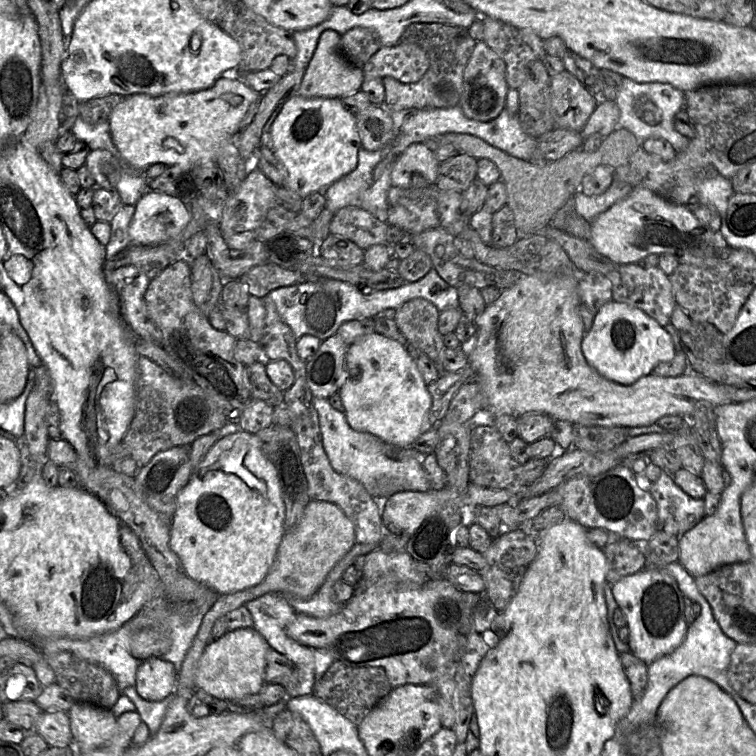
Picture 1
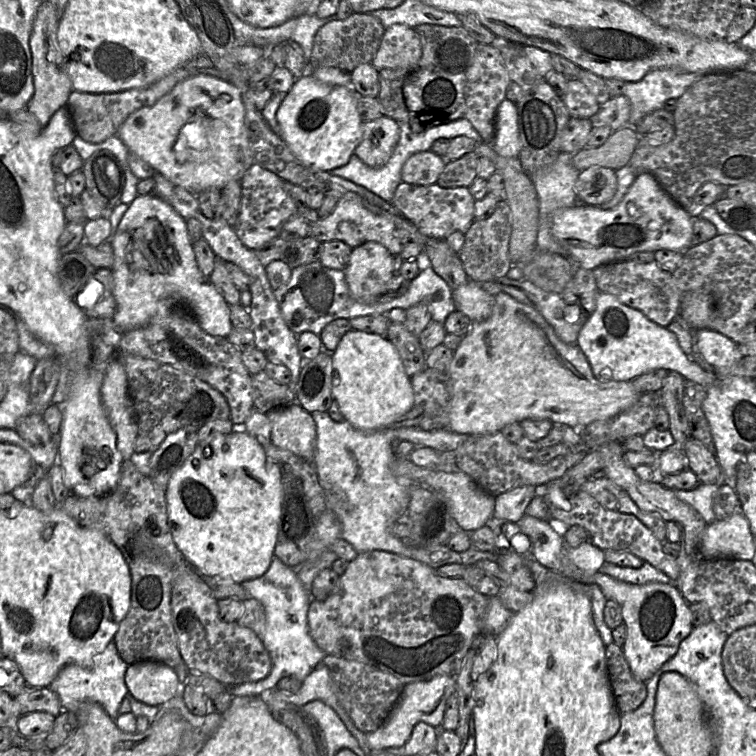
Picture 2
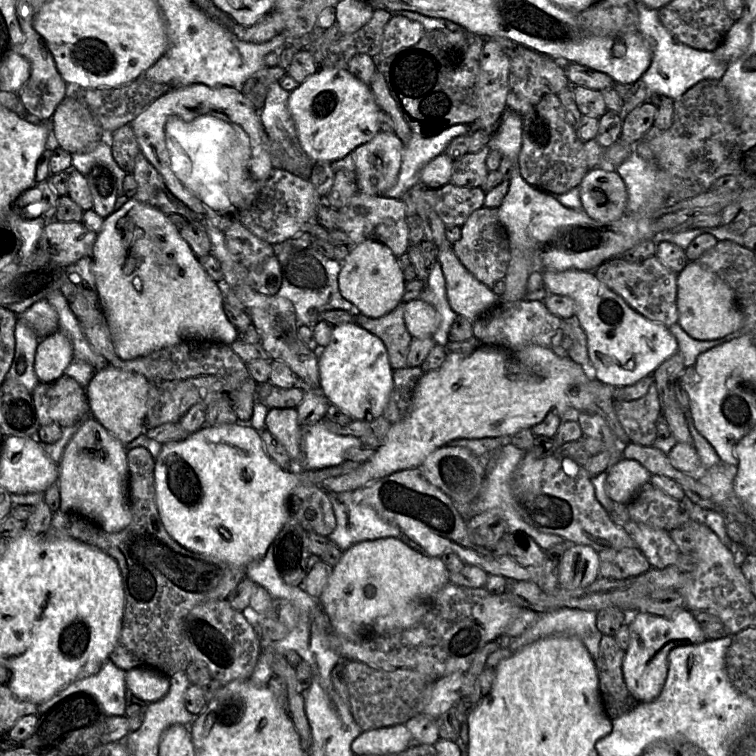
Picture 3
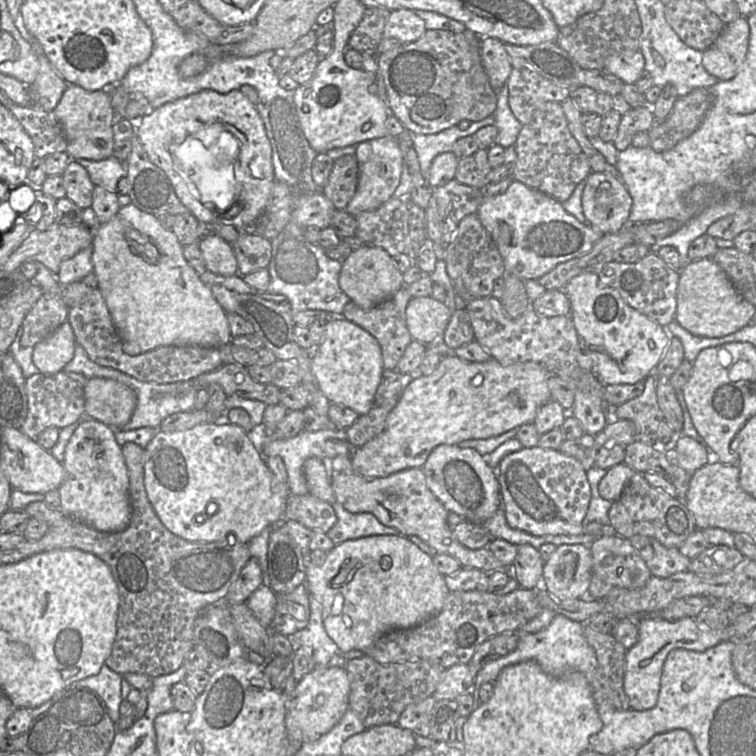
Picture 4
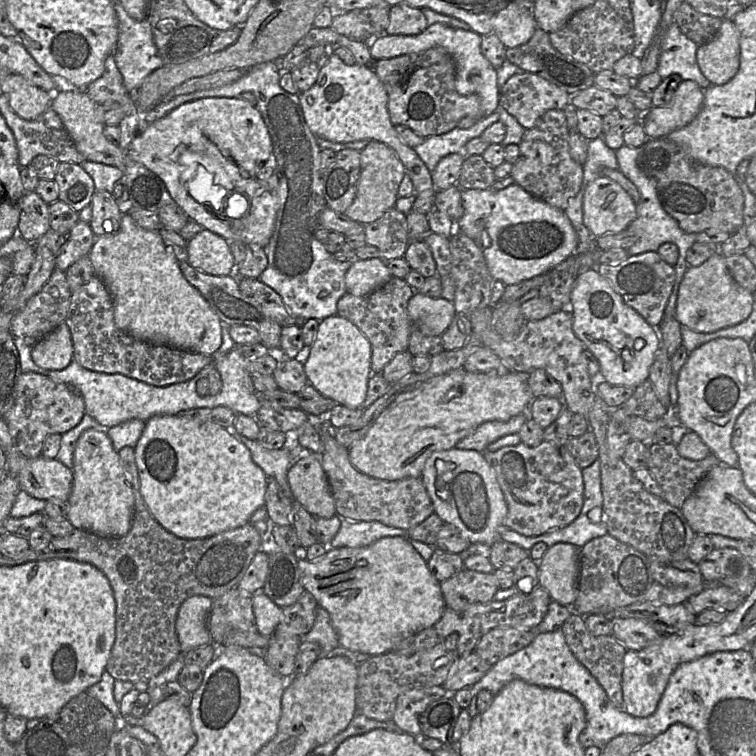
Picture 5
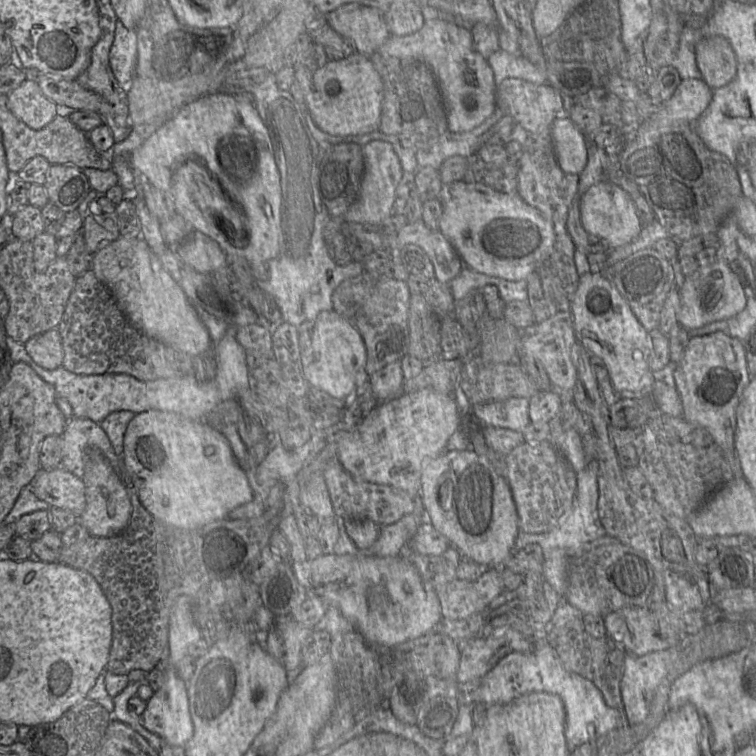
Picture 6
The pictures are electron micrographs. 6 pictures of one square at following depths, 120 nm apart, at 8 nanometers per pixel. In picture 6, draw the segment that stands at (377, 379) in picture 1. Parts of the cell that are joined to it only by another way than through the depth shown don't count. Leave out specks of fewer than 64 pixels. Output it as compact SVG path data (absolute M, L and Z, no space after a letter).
M322 311L316 318L311 341L301 352L300 365L310 387L319 389L337 399L346 399L356 389L356 381L365 369L367 351L357 329L340 314Z

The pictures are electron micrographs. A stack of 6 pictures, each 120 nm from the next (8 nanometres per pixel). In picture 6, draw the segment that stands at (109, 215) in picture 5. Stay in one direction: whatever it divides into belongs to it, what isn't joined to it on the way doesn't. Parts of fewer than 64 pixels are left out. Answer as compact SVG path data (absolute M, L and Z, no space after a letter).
M104 193L92 201L86 214L86 236L92 254L96 254L106 243L120 237L117 206Z

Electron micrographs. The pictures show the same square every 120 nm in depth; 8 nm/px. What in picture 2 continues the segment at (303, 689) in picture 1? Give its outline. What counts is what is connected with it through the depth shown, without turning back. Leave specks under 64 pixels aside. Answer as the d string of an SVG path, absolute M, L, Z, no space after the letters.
M274 553L269 569L258 578L241 583L250 598L261 602L266 611L266 631L263 644L271 658L271 671L257 682L227 687L232 697L259 696L263 691L276 688L278 681L294 676L301 682L323 661L326 653L319 648L308 629L308 610L312 596L297 577L296 572L286 566Z

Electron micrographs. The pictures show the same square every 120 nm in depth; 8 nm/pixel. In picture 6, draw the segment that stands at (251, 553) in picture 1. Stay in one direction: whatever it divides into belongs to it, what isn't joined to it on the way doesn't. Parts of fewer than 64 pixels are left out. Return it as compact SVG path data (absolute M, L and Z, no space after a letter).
M151 410L136 414L124 434L122 459L142 506L164 525L195 530L227 519L234 509L254 498L245 470L234 457L225 436L204 421L190 420L174 412Z

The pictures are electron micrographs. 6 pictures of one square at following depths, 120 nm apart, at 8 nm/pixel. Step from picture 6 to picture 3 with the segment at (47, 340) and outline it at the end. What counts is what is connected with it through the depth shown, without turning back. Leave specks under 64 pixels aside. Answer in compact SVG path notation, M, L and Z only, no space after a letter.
M58 330L41 339L37 346L34 369L40 382L49 383L65 374L74 359L69 337Z

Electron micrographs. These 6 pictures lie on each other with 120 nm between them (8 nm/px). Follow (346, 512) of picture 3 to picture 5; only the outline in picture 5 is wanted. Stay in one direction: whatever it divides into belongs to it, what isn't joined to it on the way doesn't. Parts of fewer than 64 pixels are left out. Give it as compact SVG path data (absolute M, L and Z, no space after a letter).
M339 516L340 529L333 537L329 548L363 547L387 536L407 536L407 531L397 527L387 526L379 521L349 520Z

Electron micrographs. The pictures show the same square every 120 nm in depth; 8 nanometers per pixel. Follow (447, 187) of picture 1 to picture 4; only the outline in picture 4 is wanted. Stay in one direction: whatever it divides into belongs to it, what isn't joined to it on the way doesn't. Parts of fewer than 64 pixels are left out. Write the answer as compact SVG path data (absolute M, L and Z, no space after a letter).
M479 149L473 155L459 159L455 180L463 185L483 190L490 184L489 174L491 170L487 150Z

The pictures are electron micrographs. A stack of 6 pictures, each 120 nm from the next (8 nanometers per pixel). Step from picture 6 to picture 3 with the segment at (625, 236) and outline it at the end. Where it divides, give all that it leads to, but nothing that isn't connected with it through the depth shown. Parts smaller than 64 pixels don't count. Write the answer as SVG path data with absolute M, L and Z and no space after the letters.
M592 168L578 186L582 209L602 223L617 221L627 212L627 188L615 169Z

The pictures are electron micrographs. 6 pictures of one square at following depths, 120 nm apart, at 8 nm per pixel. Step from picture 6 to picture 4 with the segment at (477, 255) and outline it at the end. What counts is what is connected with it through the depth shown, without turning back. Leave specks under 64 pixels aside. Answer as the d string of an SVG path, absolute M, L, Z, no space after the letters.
M513 180L501 194L484 197L477 216L494 241L506 273L522 279L539 279L558 264L588 253L601 234L579 222L552 197Z

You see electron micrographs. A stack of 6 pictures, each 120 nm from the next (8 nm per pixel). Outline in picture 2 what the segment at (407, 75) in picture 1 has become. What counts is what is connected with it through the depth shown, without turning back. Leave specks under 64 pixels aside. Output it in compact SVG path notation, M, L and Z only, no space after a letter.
M394 24L386 28L380 47L372 60L378 70L414 69L422 56L422 47L414 28L404 24Z

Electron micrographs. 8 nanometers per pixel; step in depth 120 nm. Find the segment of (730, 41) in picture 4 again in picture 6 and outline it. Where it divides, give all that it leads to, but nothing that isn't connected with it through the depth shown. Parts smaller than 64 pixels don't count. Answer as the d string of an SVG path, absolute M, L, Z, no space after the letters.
M722 36L706 37L695 48L697 67L706 85L718 89L736 76L736 56L729 41Z

